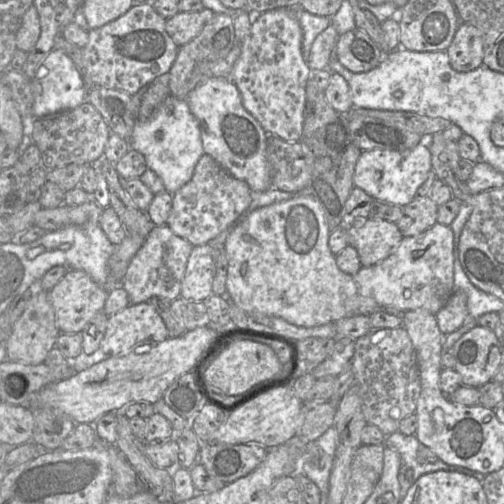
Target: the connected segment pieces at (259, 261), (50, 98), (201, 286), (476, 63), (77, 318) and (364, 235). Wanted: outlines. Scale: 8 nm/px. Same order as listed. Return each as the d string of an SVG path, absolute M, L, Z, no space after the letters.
M299 196L289 200L274 203L268 206L255 209L251 214L239 220L230 228L229 235L226 238L224 249L228 259L228 271L226 280L226 297L231 303L235 303L239 308L251 312L262 313L265 315L283 318L291 324L303 327L315 327L355 315L371 315L377 311L385 311L387 313L402 315L403 312L393 308L383 308L373 298L360 294L355 283L354 277L343 272L336 264L336 255L334 255L328 245L331 230L325 217L321 203L314 196Z
M53 49L40 63L31 78L34 118L73 109L86 100L87 87L71 58L62 50Z
M212 244L193 246L182 280L180 297L186 300L204 301L213 294L215 262Z
M460 23L447 48L451 67L457 72L470 72L483 65L482 31L469 23Z
M68 270L48 291L61 333L81 333L91 319L104 312L110 288L98 285L83 270Z
M365 219L347 229L349 245L353 246L363 267L375 265L389 257L403 239L398 226L386 220Z

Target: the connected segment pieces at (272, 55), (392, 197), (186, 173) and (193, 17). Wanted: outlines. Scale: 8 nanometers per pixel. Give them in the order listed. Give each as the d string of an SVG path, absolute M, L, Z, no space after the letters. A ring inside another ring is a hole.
M280 7L262 12L241 42L241 53L230 73L244 108L268 135L288 142L301 139L306 104L306 86L312 70L302 55L303 31L295 8Z
M425 140L404 152L382 149L362 151L355 166L353 183L376 201L405 206L414 200L417 190L431 172L431 152Z
M141 88L132 95L136 122L129 141L130 148L143 154L147 167L162 179L166 191L174 194L191 180L196 164L204 154L199 122L191 113L187 101L177 99L171 94L149 119L137 120L141 97L145 88ZM157 131L161 131L161 139L156 138L155 133Z
M210 9L192 12L178 12L166 19L166 31L173 42L179 47L190 42L214 16Z

